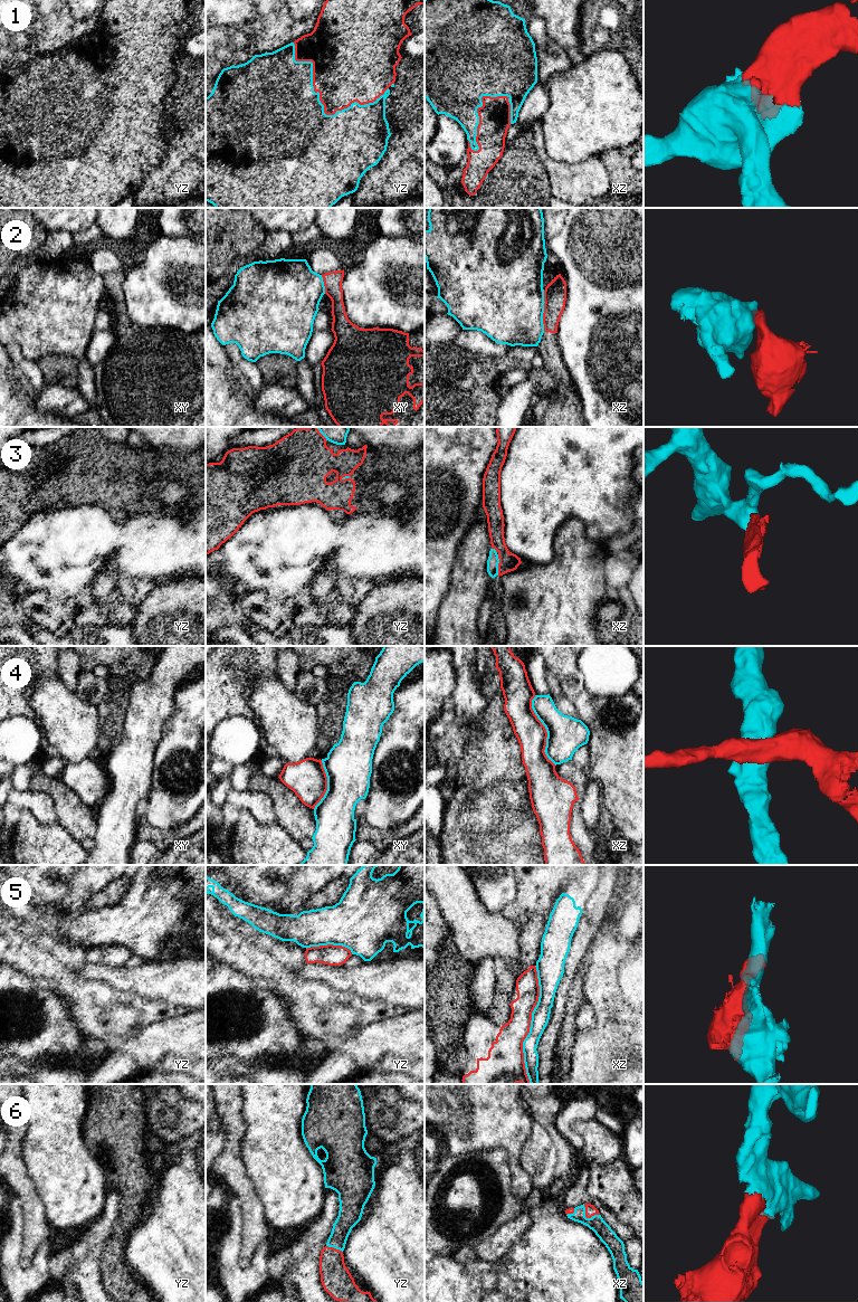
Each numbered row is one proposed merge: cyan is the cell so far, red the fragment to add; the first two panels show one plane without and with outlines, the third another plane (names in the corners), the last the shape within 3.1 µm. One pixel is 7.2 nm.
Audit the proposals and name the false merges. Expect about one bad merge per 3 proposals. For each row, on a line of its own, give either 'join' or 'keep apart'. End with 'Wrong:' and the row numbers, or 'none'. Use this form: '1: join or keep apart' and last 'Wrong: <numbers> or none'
1: join
2: keep apart
3: keep apart
4: keep apart
5: keep apart
6: join
Wrong: 2, 3, 4, 5

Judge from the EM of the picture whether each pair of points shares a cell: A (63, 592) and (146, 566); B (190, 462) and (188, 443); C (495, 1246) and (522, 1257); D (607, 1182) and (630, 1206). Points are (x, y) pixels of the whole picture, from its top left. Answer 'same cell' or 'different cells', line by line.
A: same cell
B: different cells
C: different cells
D: same cell

